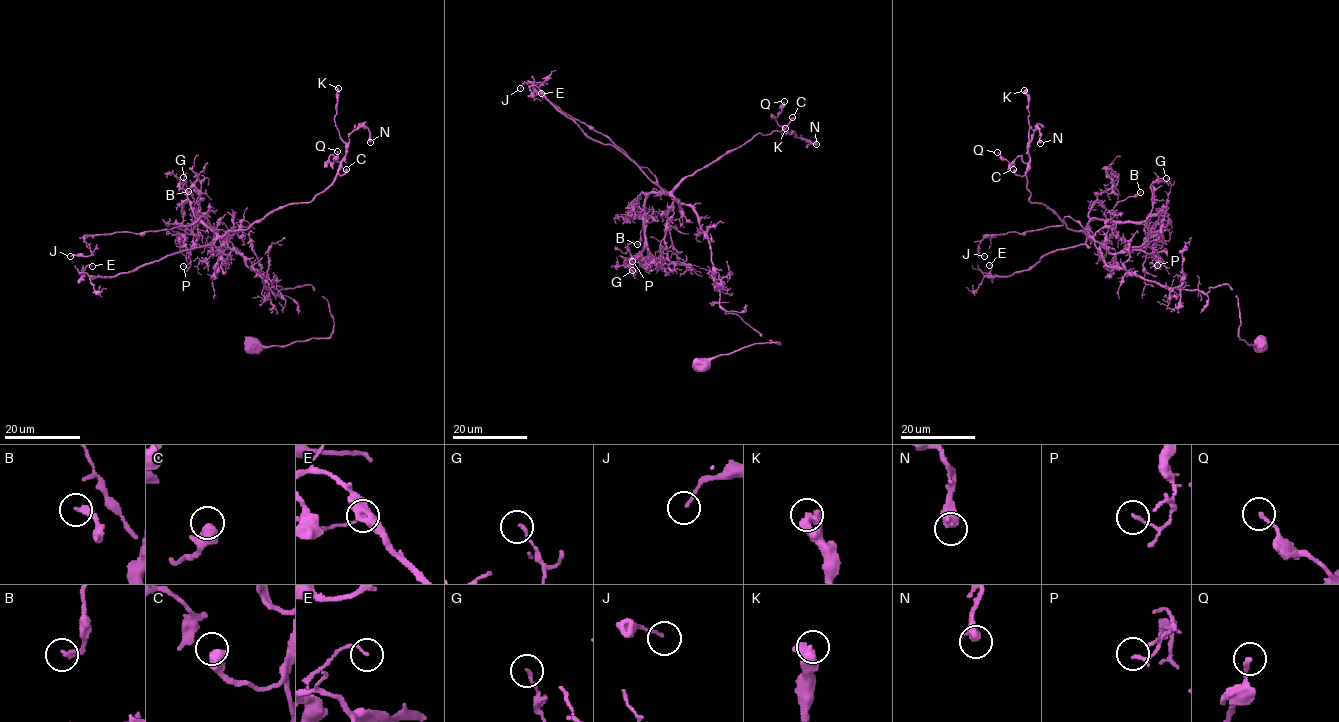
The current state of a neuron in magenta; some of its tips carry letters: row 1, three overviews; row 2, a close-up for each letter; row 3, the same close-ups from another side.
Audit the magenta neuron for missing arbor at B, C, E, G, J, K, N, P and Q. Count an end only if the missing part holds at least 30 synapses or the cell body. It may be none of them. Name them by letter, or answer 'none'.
none

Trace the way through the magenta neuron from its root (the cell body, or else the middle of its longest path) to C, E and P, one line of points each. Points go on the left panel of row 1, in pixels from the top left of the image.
C: (253, 343), (328, 338), (333, 315), (310, 285), (268, 290), (225, 236), (310, 202), (346, 169)
E: (253, 343), (328, 338), (328, 302), (310, 285), (275, 294), (221, 238), (113, 276), (80, 273), (92, 266)
P: (253, 343), (328, 338), (334, 324), (328, 302), (310, 285), (275, 294), (199, 220), (190, 267), (183, 266)

